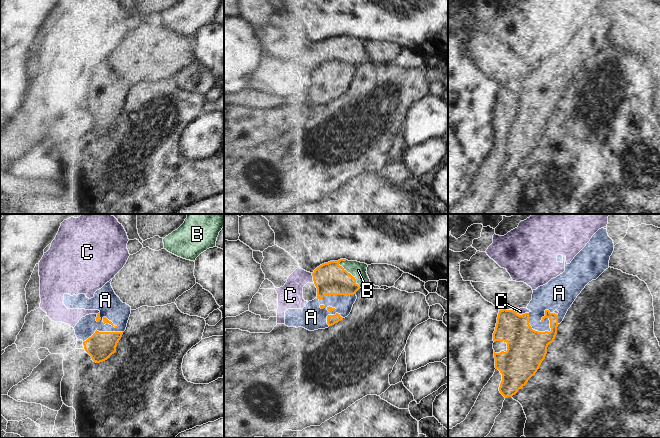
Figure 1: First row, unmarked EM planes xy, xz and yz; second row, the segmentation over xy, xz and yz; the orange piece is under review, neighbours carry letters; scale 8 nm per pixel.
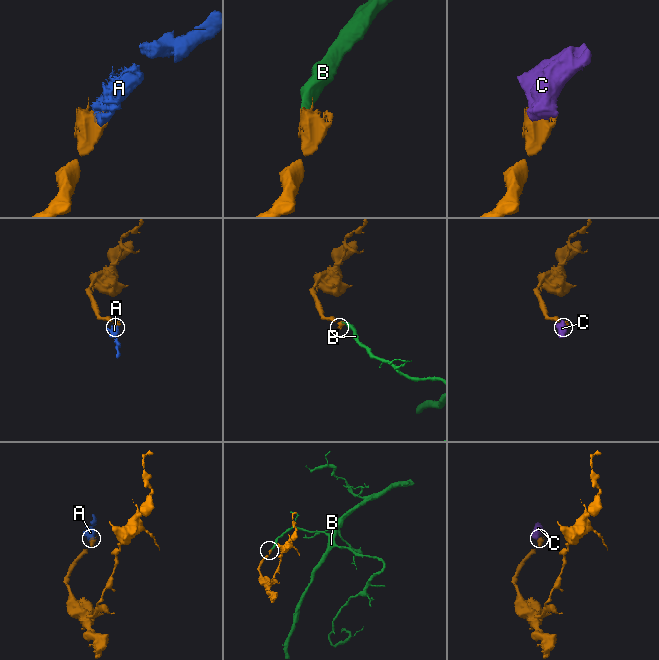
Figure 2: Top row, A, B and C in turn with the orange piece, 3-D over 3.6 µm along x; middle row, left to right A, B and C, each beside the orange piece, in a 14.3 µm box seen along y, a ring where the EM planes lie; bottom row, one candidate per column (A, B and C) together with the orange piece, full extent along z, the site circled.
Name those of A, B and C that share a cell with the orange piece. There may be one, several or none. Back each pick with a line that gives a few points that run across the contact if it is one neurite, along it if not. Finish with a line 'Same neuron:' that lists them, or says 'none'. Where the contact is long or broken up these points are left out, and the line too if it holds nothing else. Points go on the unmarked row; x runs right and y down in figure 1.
Same neuron: A

